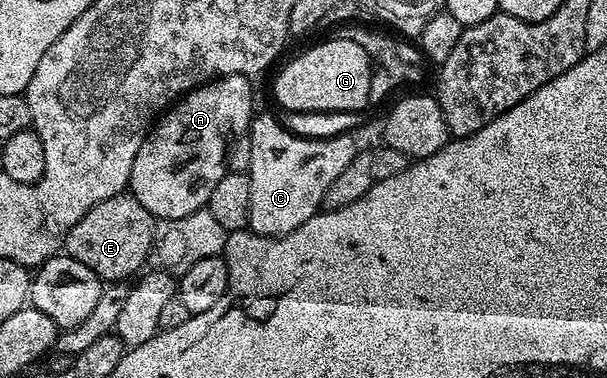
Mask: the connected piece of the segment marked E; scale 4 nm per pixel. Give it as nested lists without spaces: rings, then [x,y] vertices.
[[[132,194],[115,195],[94,205],[94,209],[70,229],[62,251],[74,257],[74,261],[82,261],[86,269],[94,269],[102,281],[124,281],[129,278],[127,275],[135,276],[141,270],[139,267],[148,263],[156,224],[157,220]]]

